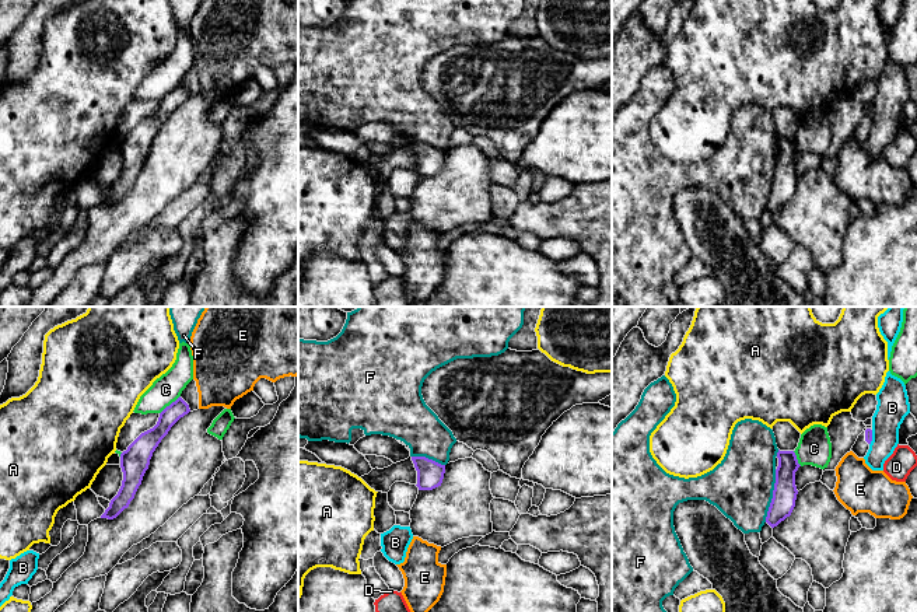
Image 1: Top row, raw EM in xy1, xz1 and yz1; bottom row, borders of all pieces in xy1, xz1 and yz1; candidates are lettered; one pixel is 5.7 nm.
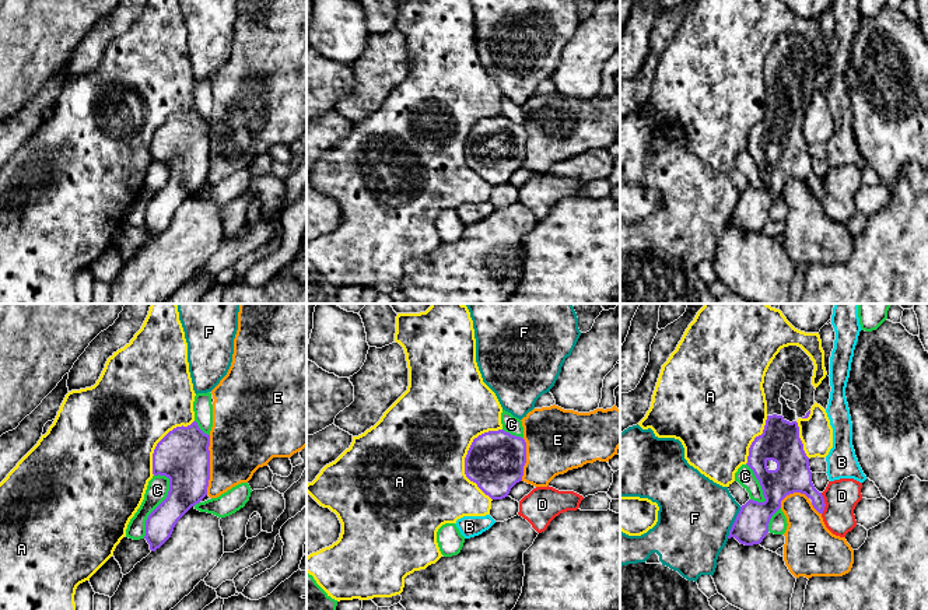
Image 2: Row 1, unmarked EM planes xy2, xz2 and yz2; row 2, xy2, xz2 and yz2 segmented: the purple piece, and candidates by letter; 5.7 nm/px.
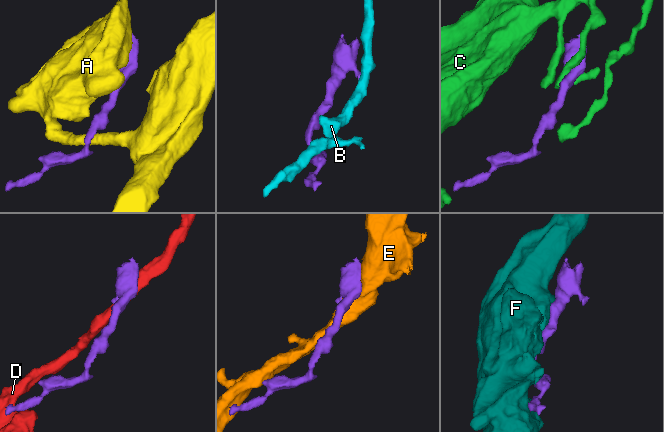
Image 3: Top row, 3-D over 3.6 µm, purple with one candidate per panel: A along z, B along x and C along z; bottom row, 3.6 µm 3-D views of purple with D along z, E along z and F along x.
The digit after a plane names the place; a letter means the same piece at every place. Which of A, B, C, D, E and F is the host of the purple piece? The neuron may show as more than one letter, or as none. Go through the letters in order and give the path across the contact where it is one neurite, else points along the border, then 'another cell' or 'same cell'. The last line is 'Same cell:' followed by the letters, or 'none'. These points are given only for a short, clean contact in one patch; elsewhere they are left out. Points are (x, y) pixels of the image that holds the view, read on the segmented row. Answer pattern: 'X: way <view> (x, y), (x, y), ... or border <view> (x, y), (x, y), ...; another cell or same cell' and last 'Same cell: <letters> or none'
A: another cell
B: border yz1 (872, 430), (870, 444); another cell
C: another cell
D: border yz2 (820, 493), (825, 501), (822, 514); another cell
E: another cell
F: another cell
Same cell: none

